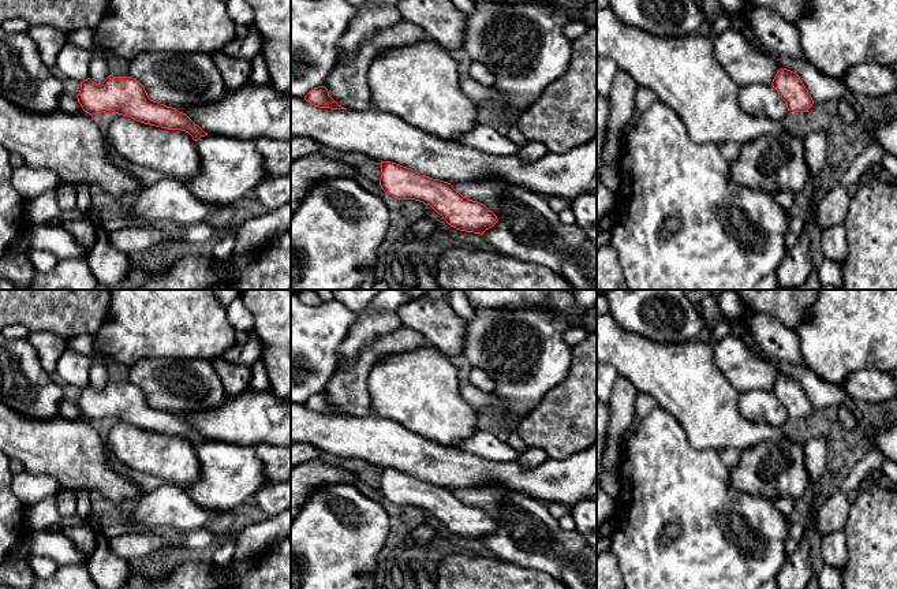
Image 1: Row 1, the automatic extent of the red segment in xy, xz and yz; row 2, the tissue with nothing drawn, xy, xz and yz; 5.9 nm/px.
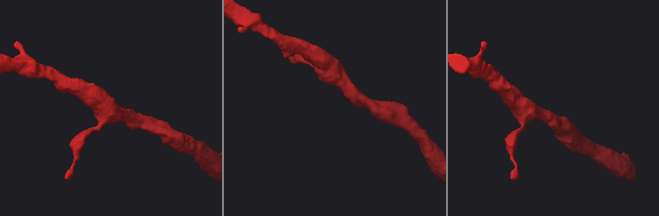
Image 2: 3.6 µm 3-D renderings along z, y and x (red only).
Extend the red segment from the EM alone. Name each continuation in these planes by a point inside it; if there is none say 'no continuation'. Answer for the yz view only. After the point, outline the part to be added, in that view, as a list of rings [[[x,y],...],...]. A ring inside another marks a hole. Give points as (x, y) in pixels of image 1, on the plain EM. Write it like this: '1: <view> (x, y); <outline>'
1: yz (793, 428); [[[788,417],[782,425],[782,432],[785,433],[786,439],[803,443],[807,441],[810,437],[807,430],[807,418]]]

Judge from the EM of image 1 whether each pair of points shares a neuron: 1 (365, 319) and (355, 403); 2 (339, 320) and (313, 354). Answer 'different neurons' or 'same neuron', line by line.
1: different neurons
2: same neuron

